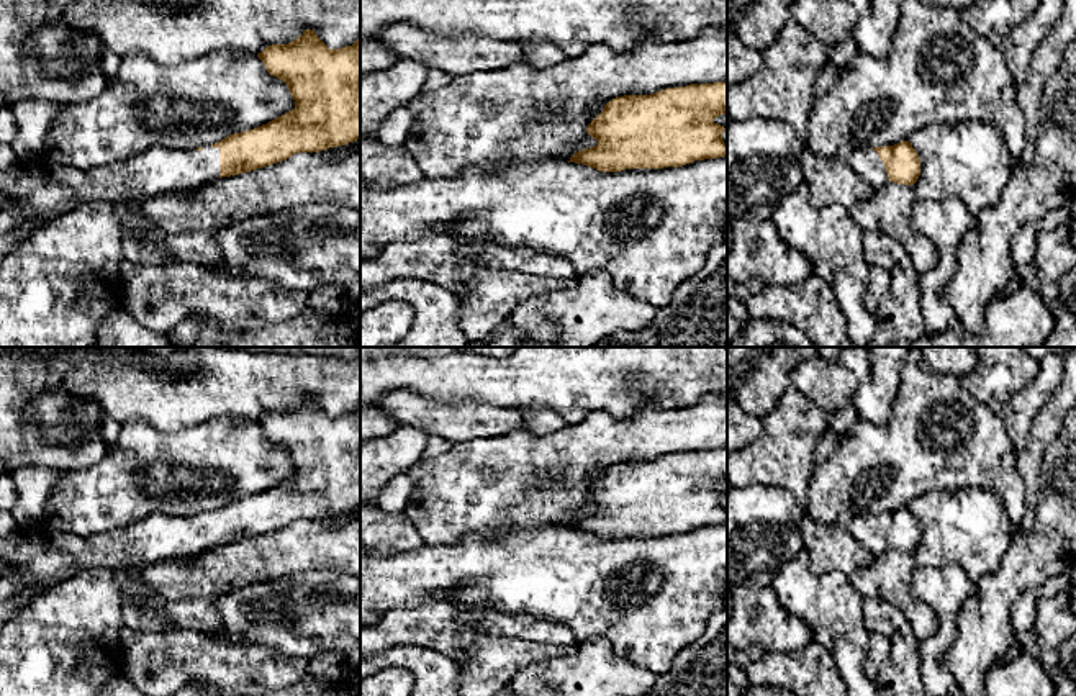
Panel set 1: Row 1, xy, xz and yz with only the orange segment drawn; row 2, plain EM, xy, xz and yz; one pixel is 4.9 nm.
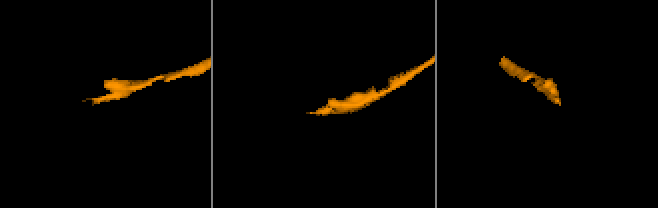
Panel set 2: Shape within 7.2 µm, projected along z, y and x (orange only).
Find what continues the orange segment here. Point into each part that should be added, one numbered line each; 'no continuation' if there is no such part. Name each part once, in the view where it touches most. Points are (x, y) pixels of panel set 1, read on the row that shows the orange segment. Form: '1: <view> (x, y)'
1: xy (43, 189)

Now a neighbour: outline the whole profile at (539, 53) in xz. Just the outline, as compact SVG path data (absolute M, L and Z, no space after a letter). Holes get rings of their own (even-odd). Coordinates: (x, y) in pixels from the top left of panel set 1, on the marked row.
M526 39L522 47L522 62L537 69L547 69L567 59L567 56L547 39Z

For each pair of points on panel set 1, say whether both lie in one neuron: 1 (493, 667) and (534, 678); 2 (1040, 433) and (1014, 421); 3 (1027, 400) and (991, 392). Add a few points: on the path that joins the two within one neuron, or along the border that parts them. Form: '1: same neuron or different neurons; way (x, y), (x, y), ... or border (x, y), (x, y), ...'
1: different neurons; border (552, 657), (534, 660), (511, 678)
2: different neurons; border (1050, 395), (1034, 420), (1026, 446), (1017, 454)
3: different neurons; border (1039, 369), (1034, 380), (998, 413)

